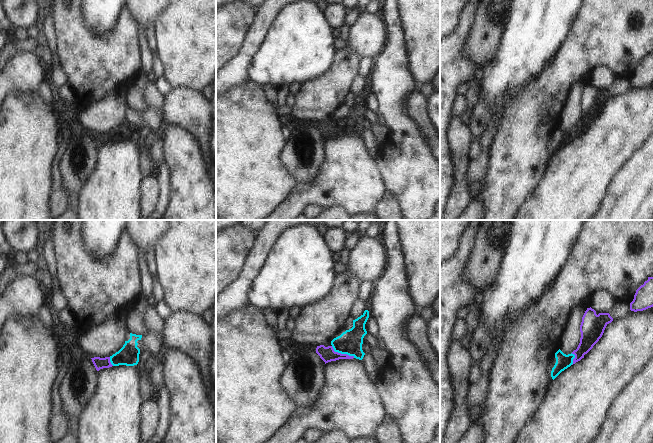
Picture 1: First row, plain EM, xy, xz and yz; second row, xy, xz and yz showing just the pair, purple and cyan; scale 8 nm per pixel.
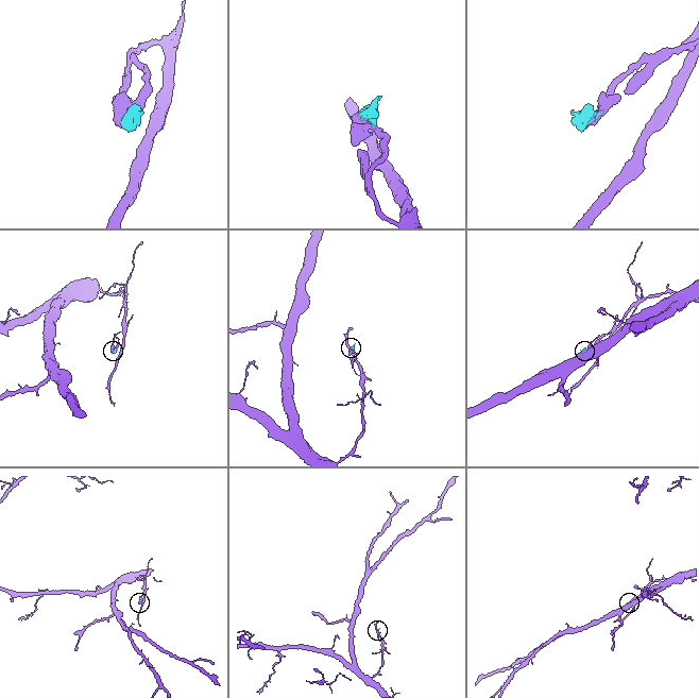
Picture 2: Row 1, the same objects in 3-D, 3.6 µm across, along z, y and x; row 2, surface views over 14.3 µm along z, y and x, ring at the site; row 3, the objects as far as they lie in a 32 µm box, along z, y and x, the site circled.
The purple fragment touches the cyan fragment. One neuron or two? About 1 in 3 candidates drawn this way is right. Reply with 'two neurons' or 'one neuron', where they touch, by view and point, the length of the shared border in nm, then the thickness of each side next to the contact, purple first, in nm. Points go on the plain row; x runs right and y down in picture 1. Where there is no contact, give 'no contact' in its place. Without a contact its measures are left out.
two neurons; meets purple in xz at (342, 130); contact 220 nm long; 120 nm thick on the purple side, 190 nm on the other

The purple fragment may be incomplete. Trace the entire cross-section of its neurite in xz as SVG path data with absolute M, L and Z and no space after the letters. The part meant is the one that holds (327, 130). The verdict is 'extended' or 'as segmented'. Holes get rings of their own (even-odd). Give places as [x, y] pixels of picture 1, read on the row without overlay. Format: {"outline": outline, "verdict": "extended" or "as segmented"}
{"outline": "M324 121L317 122L316 129L325 138L325 140L339 135L354 134L354 132L349 132L347 130L341 130L341 129L335 128L332 122L328 122L328 123L325 123Z", "verdict": "as segmented"}

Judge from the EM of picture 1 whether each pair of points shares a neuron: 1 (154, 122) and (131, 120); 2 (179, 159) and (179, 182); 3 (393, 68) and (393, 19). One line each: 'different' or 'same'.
1: same
2: same
3: same

